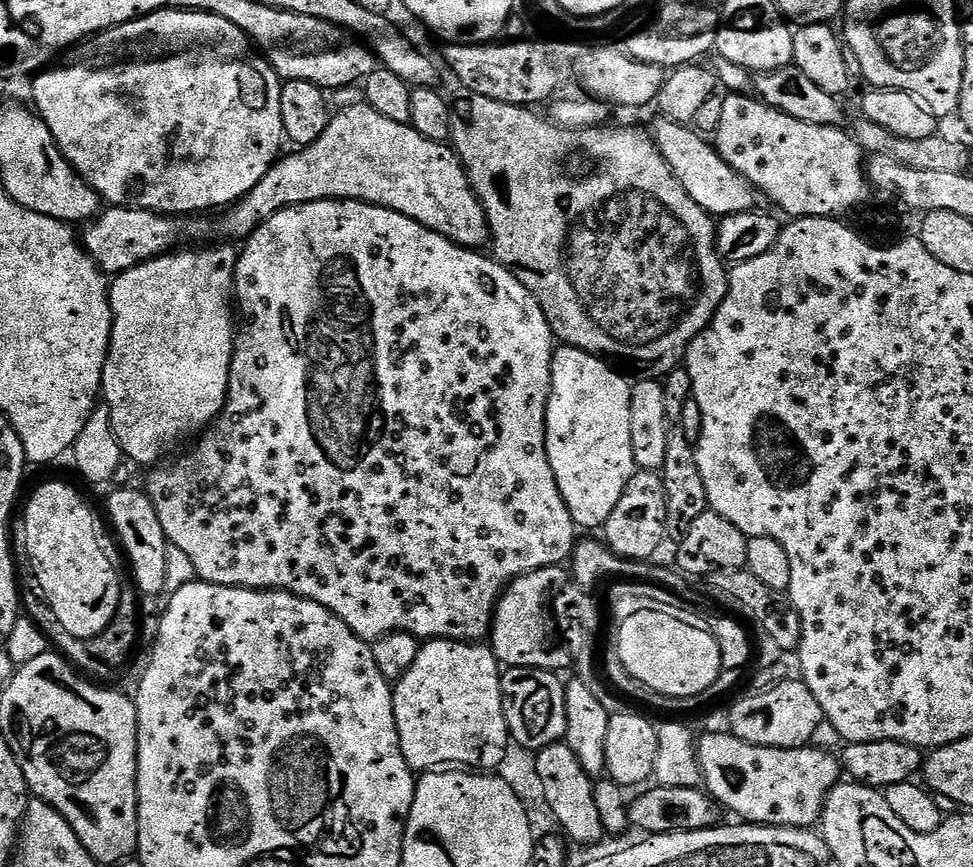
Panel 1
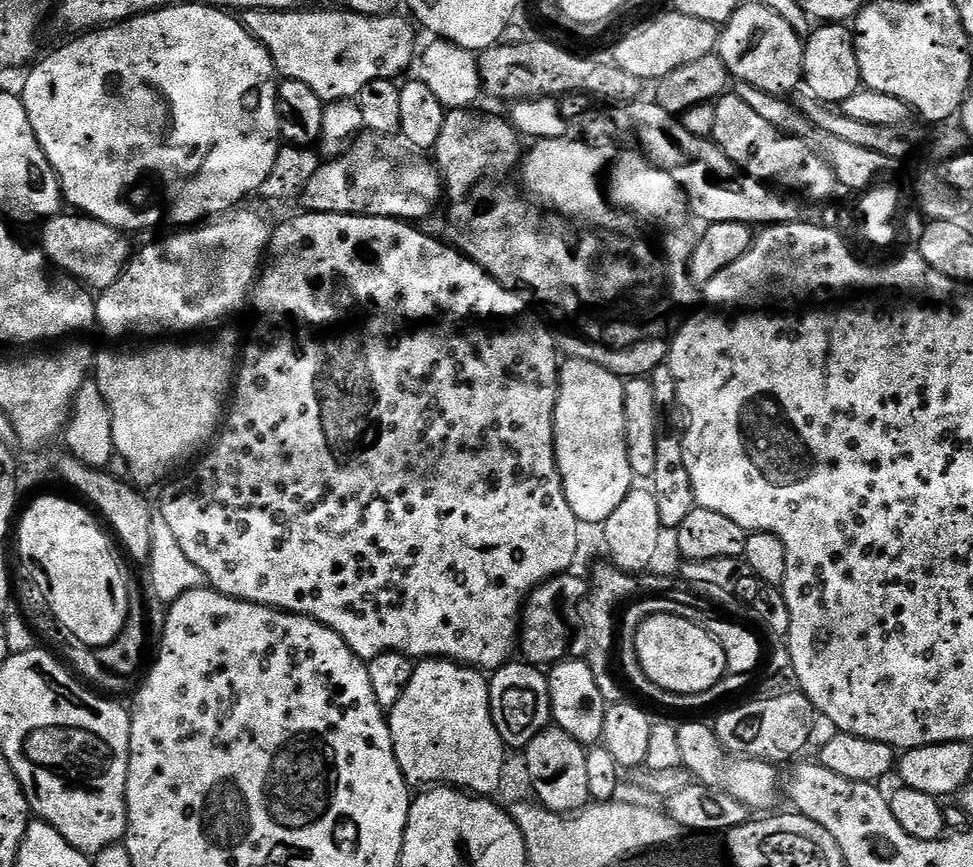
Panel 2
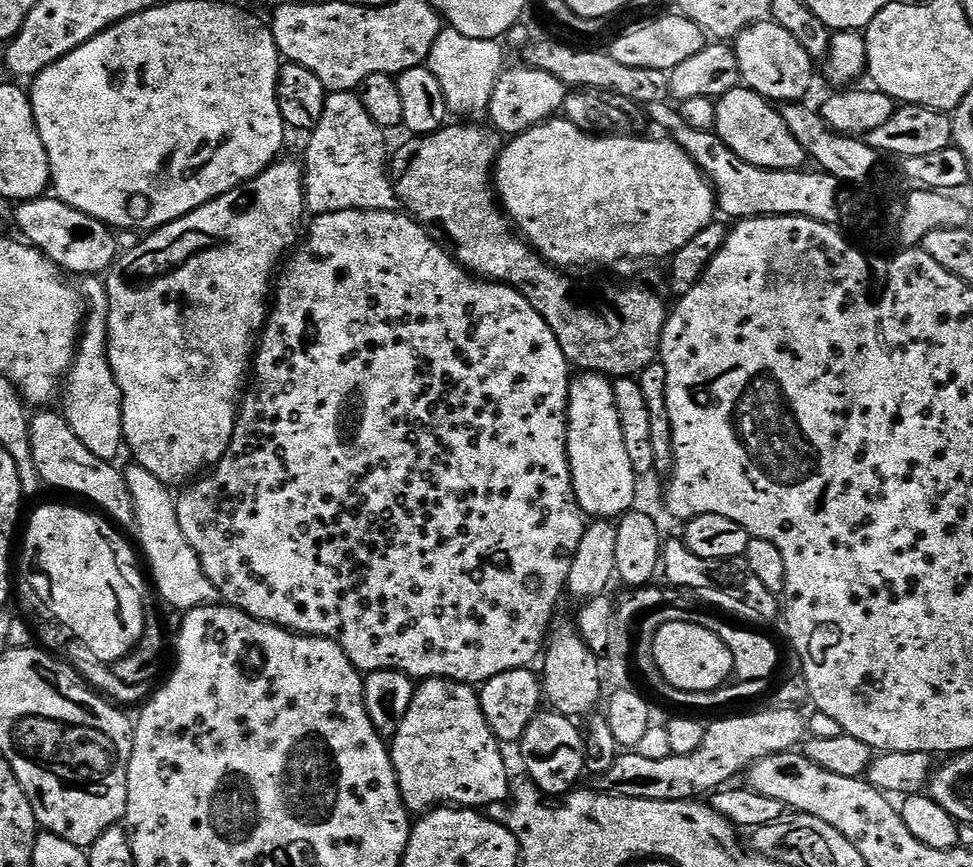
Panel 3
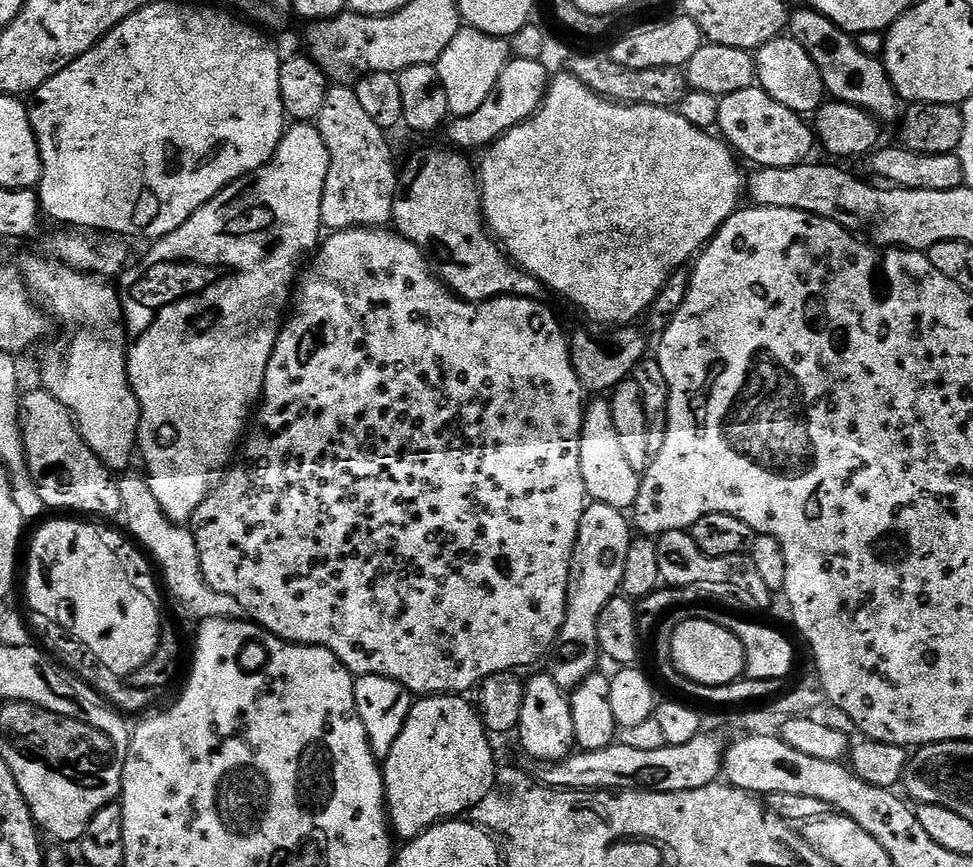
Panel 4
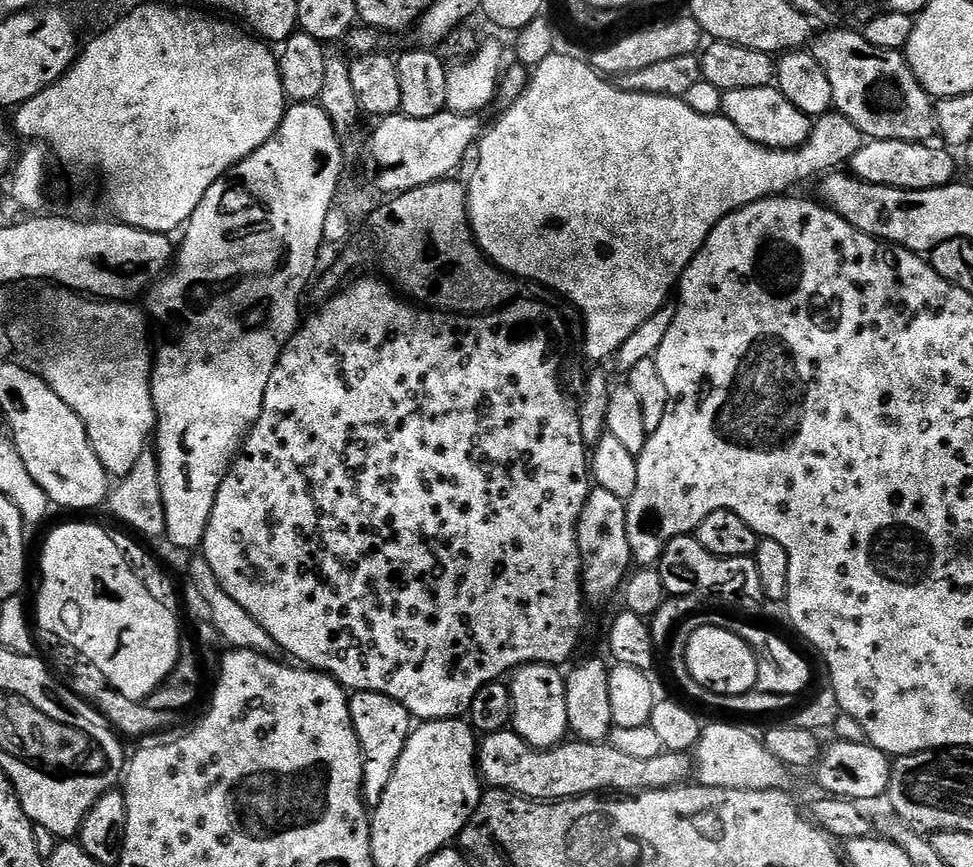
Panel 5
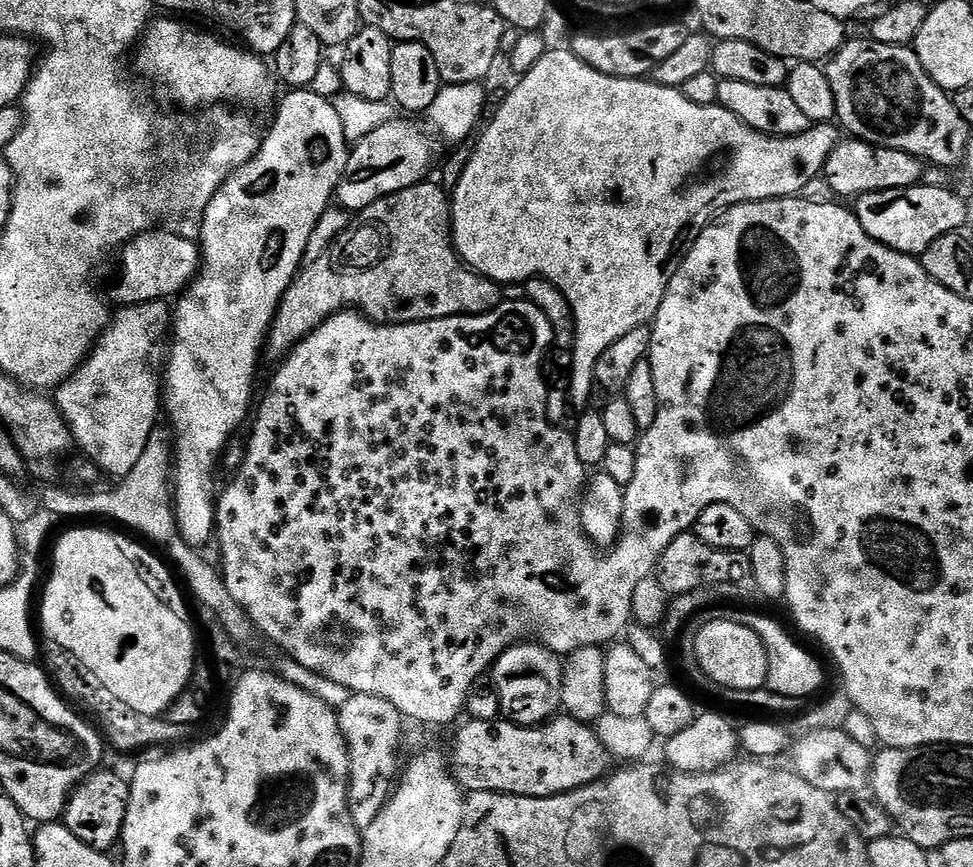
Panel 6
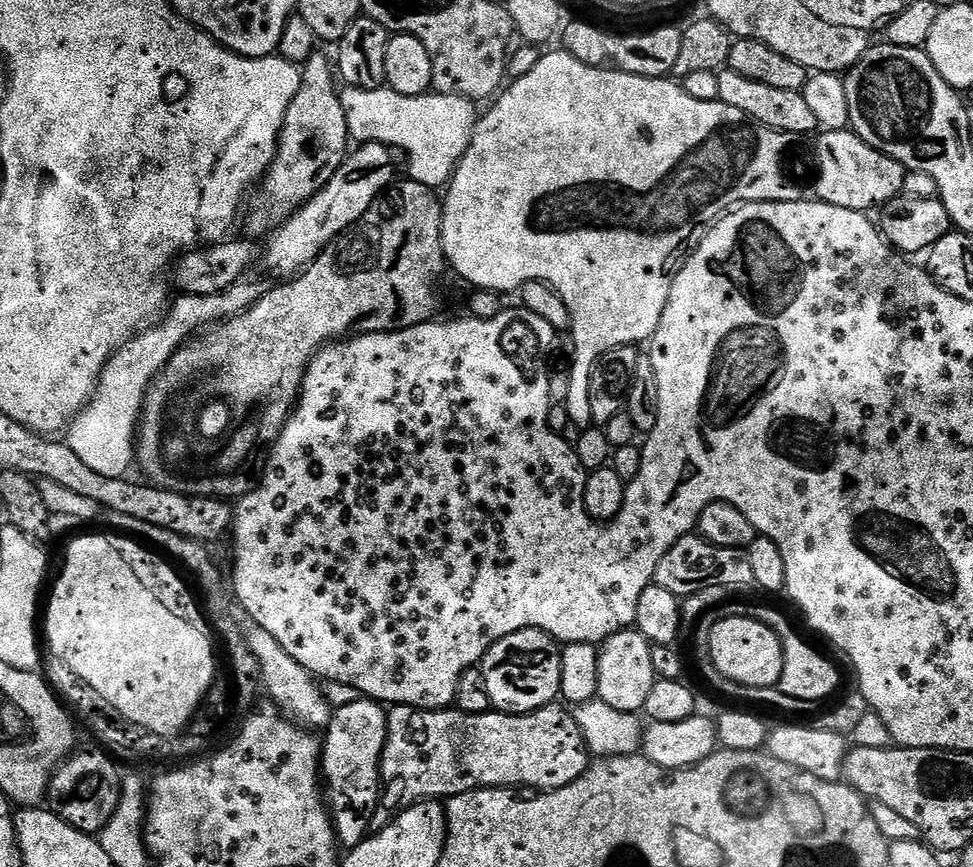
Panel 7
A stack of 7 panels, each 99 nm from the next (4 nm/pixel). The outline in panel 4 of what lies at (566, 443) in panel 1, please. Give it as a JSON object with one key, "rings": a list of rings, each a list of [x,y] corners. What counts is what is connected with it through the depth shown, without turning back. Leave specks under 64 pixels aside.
{"rings":[[[604,398],[596,400],[584,409],[584,425],[580,430],[580,465],[584,491],[595,503],[614,506],[621,510],[633,507],[640,493],[641,473],[630,466],[626,453],[618,439],[618,430],[614,430],[614,414],[611,403]]]}

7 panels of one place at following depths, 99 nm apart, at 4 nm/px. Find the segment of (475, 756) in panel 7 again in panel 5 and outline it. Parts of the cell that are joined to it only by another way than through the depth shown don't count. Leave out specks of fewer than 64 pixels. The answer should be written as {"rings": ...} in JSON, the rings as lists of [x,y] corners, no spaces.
{"rings":[[[505,730],[503,732],[489,732],[479,741],[478,744],[478,771],[485,785],[491,786],[496,790],[507,790],[514,792],[518,796],[527,796],[529,800],[566,800],[570,796],[583,796],[585,794],[604,794],[607,788],[613,788],[616,794],[639,794],[650,788],[674,788],[678,784],[683,784],[690,776],[690,756],[688,752],[670,752],[662,750],[654,758],[632,758],[630,754],[624,754],[622,750],[618,750],[611,742],[601,742],[599,744],[591,744],[585,740],[575,738],[565,739],[553,748],[531,748],[529,744],[517,732]]]}

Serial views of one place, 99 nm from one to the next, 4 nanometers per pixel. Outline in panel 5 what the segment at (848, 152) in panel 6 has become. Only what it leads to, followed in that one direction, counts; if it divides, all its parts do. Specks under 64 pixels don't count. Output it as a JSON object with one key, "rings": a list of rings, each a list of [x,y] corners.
{"rings":[[[868,140],[850,161],[851,175],[871,184],[902,190],[941,188],[957,179],[956,160],[952,157],[955,155],[947,147],[932,146],[915,140]]]}

